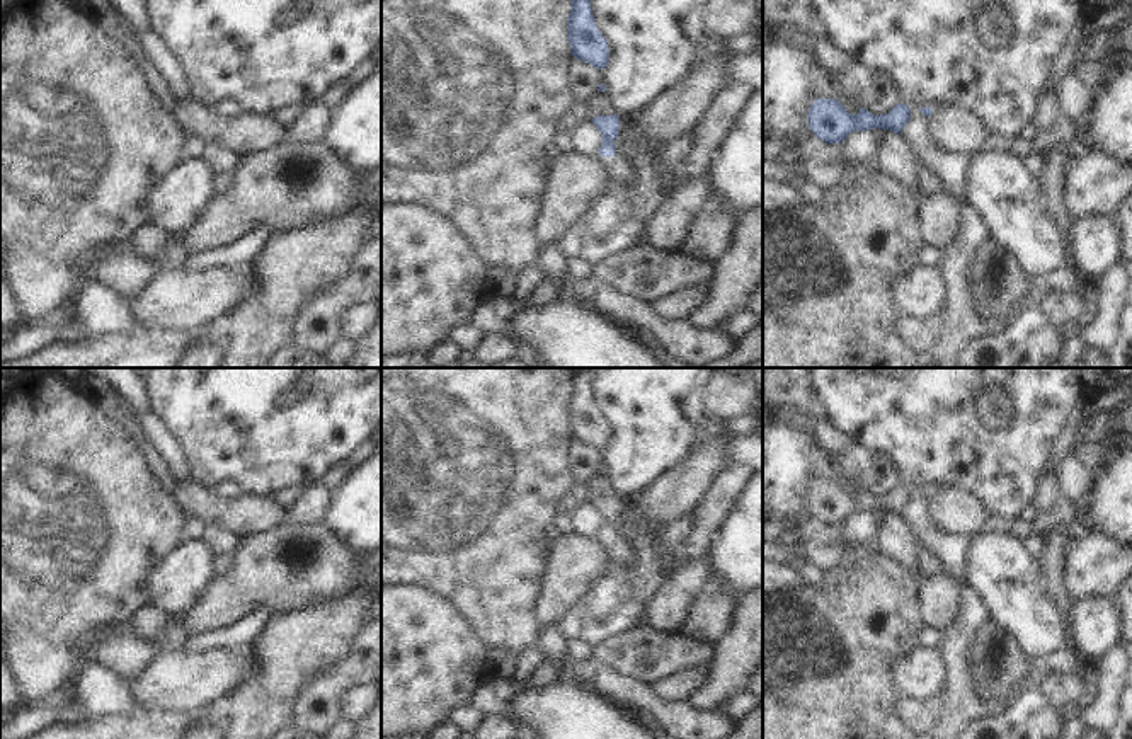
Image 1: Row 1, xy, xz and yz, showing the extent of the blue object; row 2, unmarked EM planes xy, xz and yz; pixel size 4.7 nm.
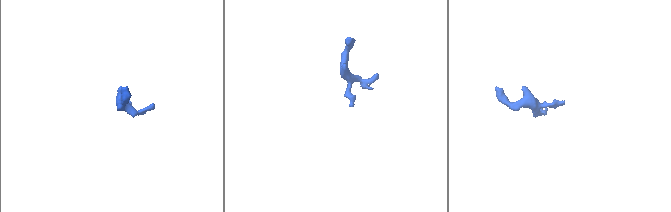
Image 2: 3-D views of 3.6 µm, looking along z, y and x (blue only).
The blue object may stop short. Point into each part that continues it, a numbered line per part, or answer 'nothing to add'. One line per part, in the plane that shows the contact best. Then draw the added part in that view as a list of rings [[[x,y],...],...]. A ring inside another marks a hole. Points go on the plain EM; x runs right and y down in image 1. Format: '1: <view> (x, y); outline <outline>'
1: xz (618, 552); outline [[[597,538],[611,565],[630,569],[633,565],[633,548],[620,538]]]

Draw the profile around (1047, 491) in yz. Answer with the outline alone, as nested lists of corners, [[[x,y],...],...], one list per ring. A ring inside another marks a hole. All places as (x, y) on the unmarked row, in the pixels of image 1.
[[[1049,468],[1038,475],[1035,484],[1035,494],[1032,504],[1038,513],[1050,511],[1061,499],[1059,472],[1057,468]]]

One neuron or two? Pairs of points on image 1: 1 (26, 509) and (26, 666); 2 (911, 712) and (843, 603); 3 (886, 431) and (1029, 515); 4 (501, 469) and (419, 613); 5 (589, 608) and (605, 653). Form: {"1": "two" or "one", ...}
{"1": "one", "2": "two", "3": "two", "4": "two", "5": "two"}

